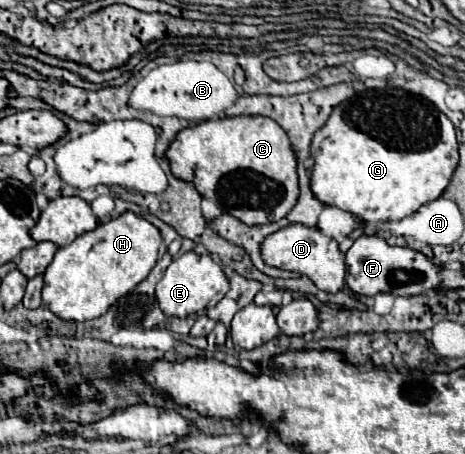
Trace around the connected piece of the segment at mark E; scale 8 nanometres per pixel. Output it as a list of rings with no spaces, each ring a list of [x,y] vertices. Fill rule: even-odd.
[[[189,251],[173,259],[173,263],[167,267],[163,279],[157,283],[157,301],[167,317],[187,317],[217,305],[227,291],[229,279],[221,271],[221,267],[211,259],[211,255],[197,255],[195,251]]]

